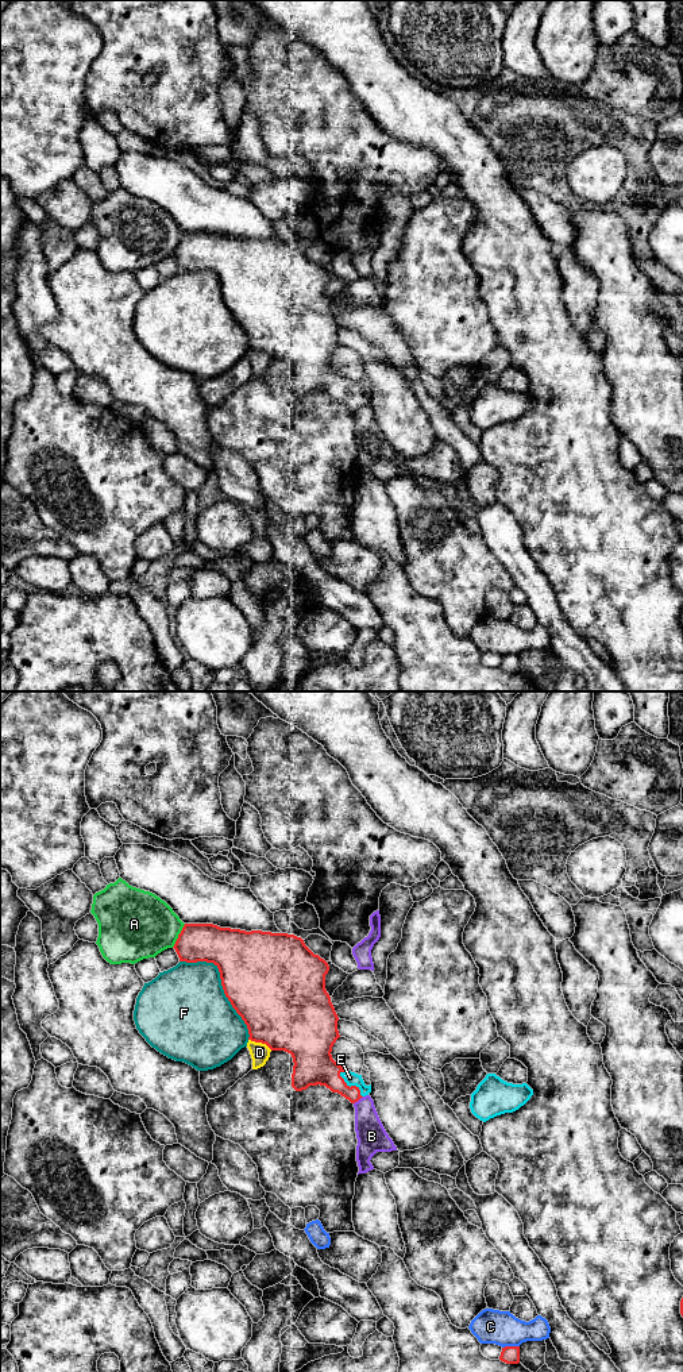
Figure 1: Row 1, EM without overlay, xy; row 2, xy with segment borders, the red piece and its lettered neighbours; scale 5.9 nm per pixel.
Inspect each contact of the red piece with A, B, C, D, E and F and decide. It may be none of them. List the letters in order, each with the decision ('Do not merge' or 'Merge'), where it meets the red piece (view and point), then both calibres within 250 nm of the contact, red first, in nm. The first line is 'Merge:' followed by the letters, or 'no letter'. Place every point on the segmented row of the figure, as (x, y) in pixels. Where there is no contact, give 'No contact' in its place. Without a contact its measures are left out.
Merge: E
A: Do not merge. Touches red at xy (178, 936). Thickness 220 nm (red) against 400 nm
B: Do not merge. Touches red at xy (358, 1099). Thickness 160 nm (red) against 180 nm
C: Do not merge. Touches red at xy (510, 1347). Thickness 110 nm (red) against 200 nm
D: Do not merge. Touches red at xy (261, 1041). Thickness 500 nm (red) against 120 nm
E: Merge. Touches red at xy (351, 1086). Thickness 220 nm (red) against 80 nm
F: Do not merge. Touches red at xy (222, 985). Thickness 500 nm (red) against 480 nm

